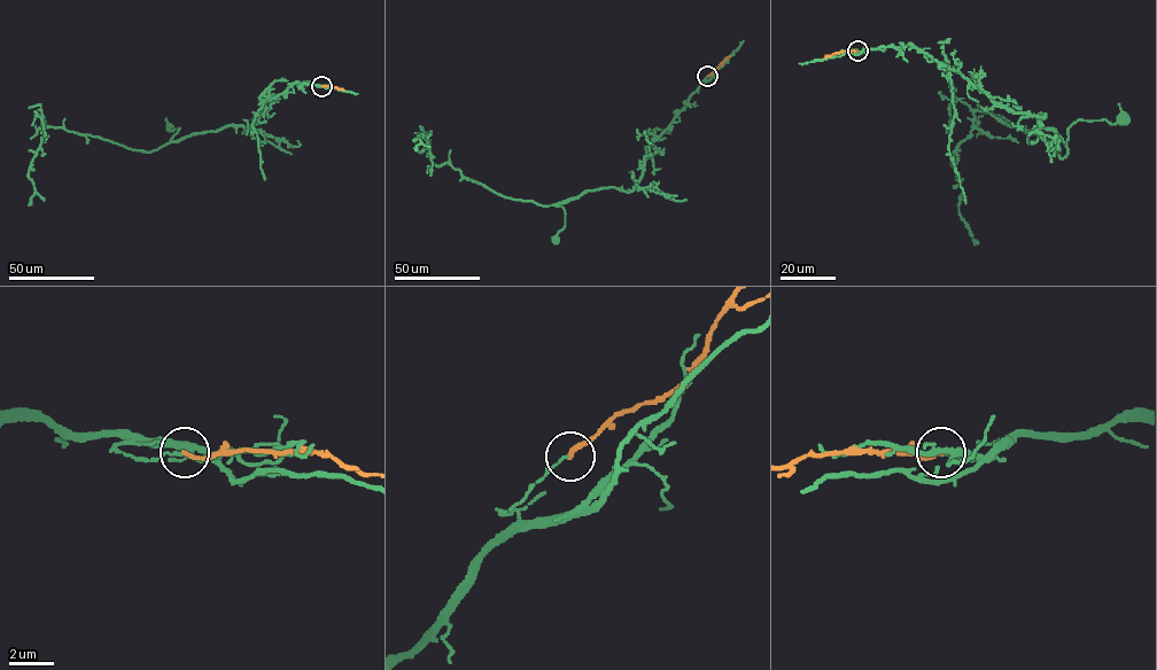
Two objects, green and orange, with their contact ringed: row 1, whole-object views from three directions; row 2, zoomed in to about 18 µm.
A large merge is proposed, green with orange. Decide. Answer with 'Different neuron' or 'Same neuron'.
Different neuron

